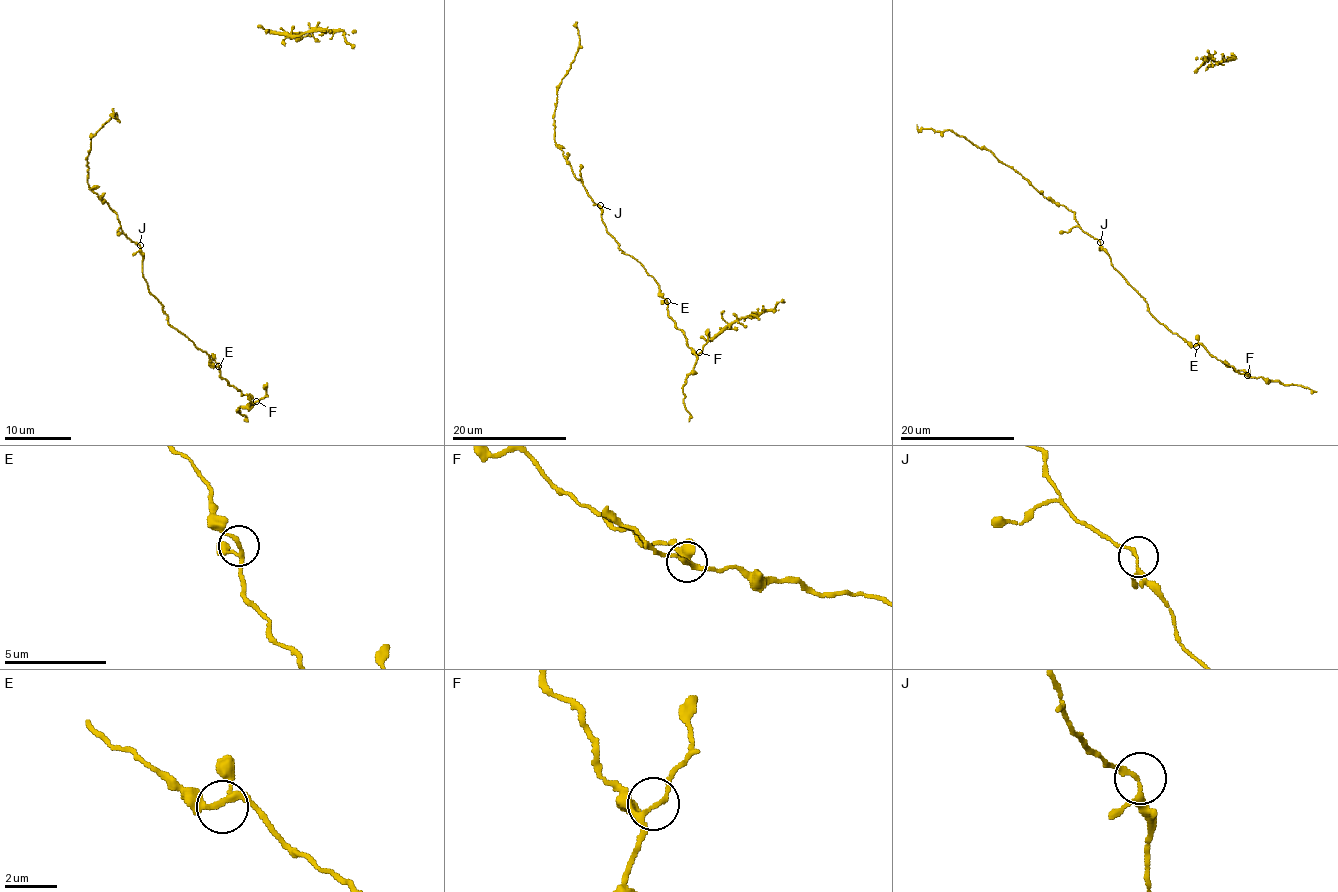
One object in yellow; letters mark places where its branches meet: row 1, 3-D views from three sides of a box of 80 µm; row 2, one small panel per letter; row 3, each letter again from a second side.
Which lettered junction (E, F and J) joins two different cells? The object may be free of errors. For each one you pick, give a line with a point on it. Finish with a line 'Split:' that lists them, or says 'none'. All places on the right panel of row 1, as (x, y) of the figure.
Split: none

